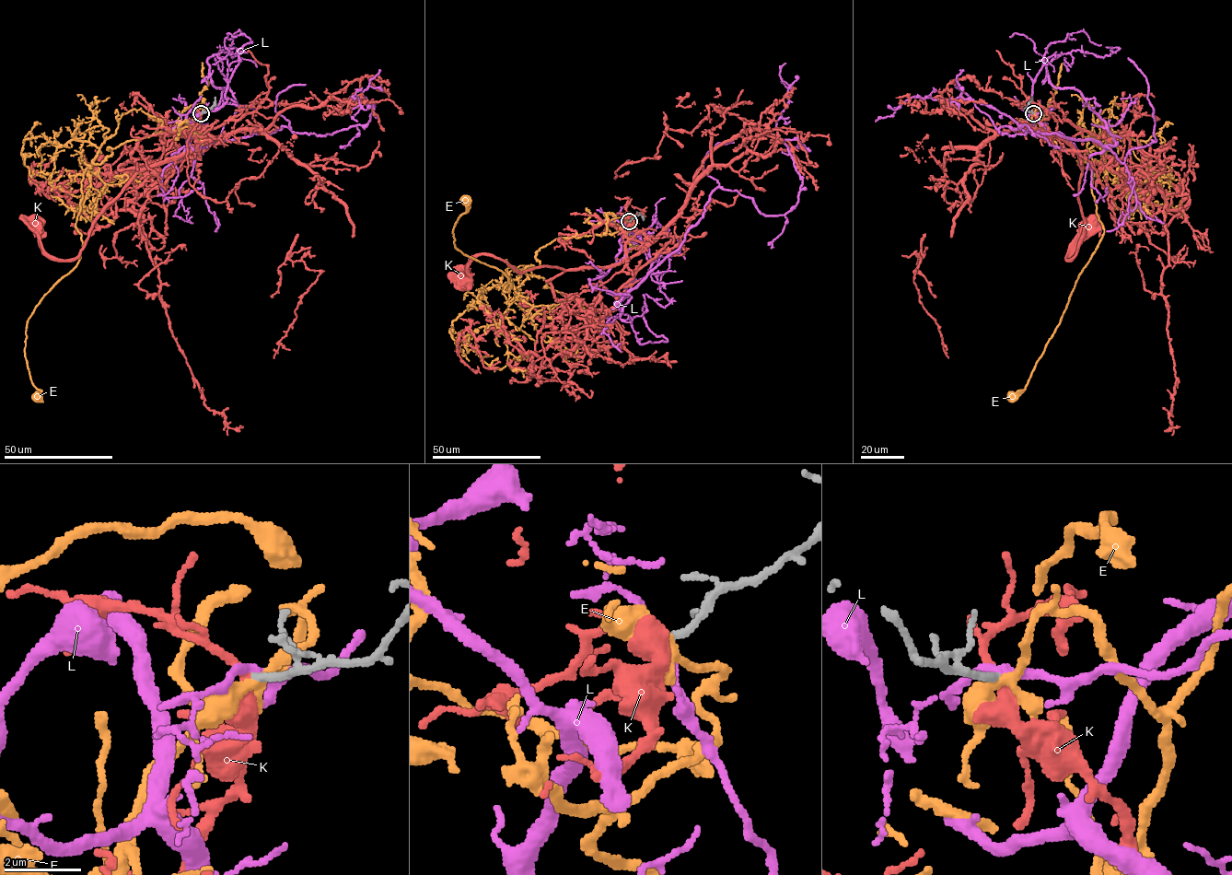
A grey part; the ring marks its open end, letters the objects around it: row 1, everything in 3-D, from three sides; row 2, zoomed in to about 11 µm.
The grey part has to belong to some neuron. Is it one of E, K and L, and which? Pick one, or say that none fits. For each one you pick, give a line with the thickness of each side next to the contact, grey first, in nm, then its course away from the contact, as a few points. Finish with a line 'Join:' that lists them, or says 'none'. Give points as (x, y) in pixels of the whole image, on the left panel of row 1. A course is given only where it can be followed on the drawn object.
K: Thickness 200 nm (grey) against 360 nm. Its course: (201, 113), (194, 129), (197, 149), (142, 169), (95, 222), (75, 257), (52, 259), (35, 223)
Join: K

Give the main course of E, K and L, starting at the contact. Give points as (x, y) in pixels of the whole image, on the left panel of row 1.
E: (201, 113), (183, 131), (109, 147), (83, 174), (80, 259), (26, 330), (37, 396)
K: (201, 113), (194, 129), (197, 149), (142, 169), (95, 222), (75, 257), (52, 259), (35, 223)
L: (201, 112), (175, 157), (282, 126), (366, 125), (374, 108), (348, 99), (360, 97), (357, 122)

